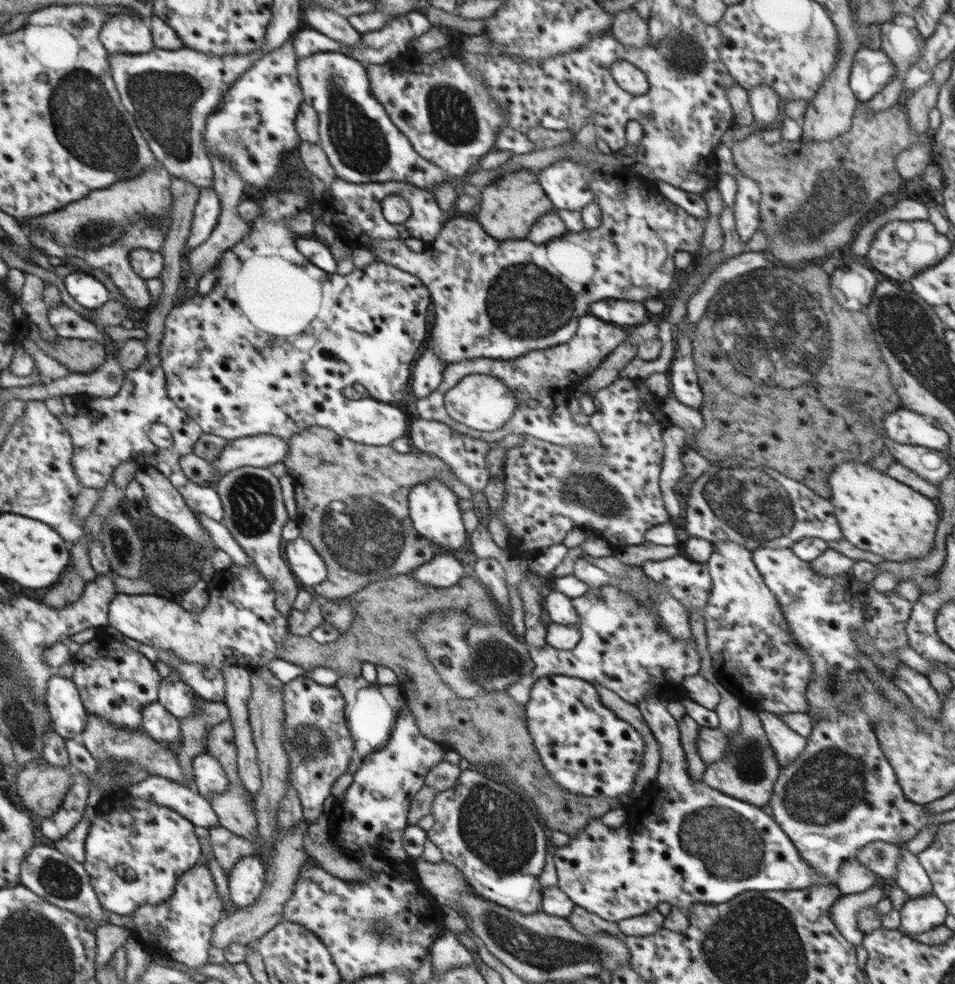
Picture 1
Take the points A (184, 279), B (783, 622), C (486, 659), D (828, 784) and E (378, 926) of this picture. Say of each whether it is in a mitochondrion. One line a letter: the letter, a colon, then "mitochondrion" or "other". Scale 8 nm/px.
A: other
B: other
C: mitochondrion
D: mitochondrion
E: mitochondrion

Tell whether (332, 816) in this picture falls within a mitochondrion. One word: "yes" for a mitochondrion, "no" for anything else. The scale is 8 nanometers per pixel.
no

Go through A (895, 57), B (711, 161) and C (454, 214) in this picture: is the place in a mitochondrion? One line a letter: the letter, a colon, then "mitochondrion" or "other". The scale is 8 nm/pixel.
A: other
B: other
C: other

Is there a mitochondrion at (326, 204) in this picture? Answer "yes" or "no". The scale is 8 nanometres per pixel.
no

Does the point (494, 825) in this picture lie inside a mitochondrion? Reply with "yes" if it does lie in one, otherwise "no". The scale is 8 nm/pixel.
yes

